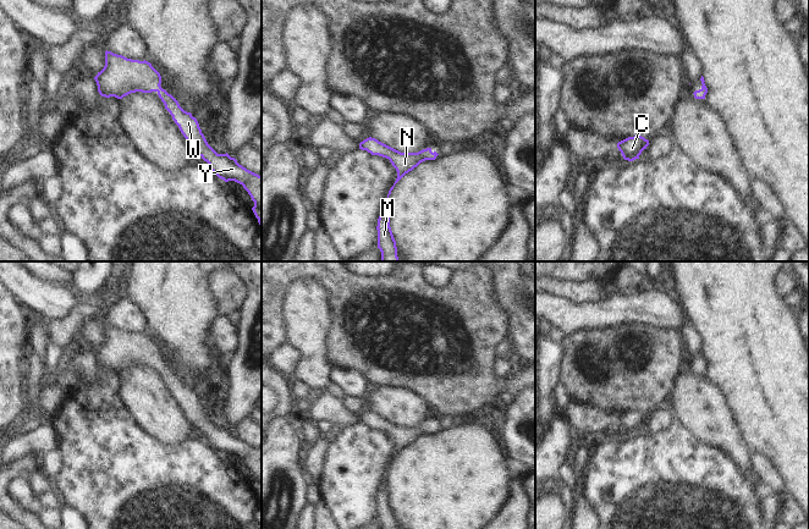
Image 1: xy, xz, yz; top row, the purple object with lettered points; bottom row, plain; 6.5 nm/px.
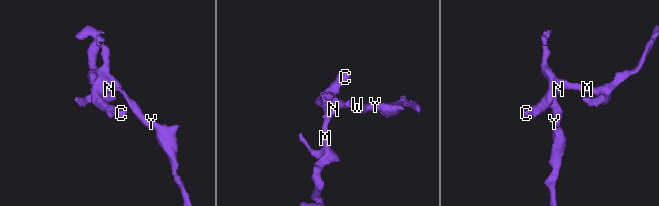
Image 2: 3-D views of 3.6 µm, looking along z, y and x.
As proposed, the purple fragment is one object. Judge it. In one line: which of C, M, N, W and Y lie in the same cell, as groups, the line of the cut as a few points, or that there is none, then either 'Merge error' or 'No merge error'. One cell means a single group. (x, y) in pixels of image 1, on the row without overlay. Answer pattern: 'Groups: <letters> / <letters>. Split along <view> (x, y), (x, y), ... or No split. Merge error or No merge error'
Groups: C M N W Y. No split. No merge error.

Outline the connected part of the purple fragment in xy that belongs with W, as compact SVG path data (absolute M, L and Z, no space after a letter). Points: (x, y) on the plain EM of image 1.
M106 324L105 340L94 353L99 368L105 371L122 373L136 365L156 365L189 420L209 437L209 443L225 456L235 454L242 458L248 465L254 475L252 484L258 492L262 508L262 450L240 439L227 426L218 428L208 418L197 392L185 385L178 375L161 362L161 349L150 336L127 332Z

